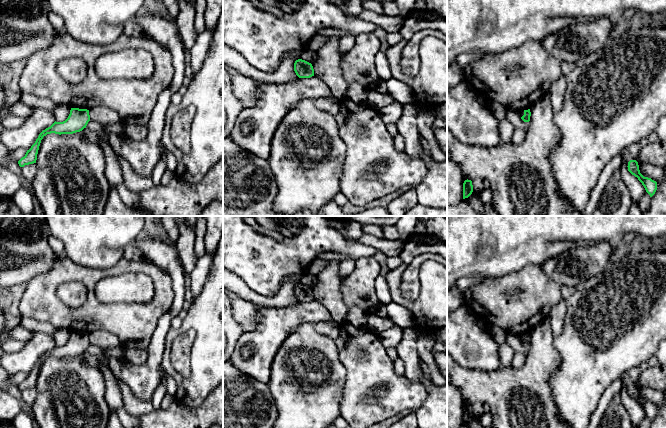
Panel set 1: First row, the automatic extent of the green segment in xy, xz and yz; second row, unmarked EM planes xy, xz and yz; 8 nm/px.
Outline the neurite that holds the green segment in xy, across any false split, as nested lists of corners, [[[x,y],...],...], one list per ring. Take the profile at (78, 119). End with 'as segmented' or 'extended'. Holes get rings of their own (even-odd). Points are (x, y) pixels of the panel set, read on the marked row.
[[[71,108],[70,114],[65,121],[63,122],[55,121],[50,127],[46,128],[39,134],[35,143],[31,146],[29,150],[27,150],[25,156],[18,161],[19,166],[24,167],[25,165],[36,163],[41,140],[47,134],[55,133],[61,135],[80,132],[84,128],[86,128],[89,121],[90,121],[89,110]]] | as segmented

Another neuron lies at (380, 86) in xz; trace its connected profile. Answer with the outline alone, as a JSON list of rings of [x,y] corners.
[[[385,80],[377,81],[371,88],[371,90],[378,92],[378,93],[387,93],[387,87]]]

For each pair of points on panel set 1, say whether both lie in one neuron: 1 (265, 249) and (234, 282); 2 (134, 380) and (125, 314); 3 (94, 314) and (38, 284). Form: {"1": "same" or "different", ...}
{"1": "different", "2": "different", "3": "same"}

